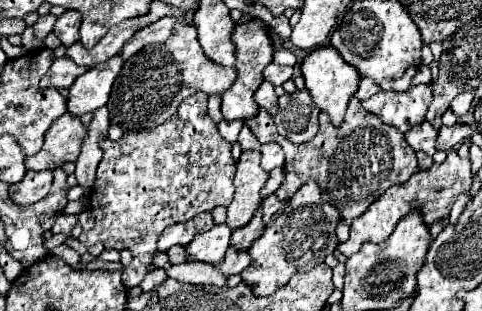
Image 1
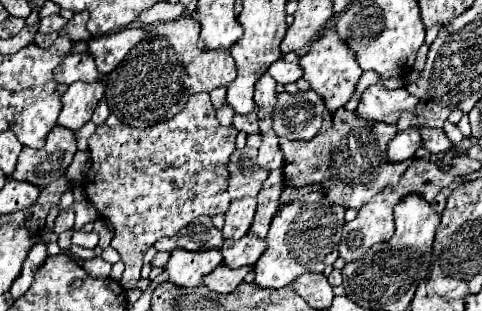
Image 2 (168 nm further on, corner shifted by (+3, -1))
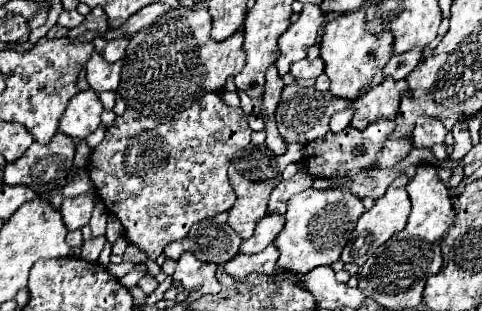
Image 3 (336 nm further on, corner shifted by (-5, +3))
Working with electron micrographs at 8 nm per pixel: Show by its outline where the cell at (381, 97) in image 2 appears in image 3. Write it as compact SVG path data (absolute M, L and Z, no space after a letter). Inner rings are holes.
M388 78L382 84L370 88L366 94L352 102L354 116L350 120L350 126L364 130L370 122L376 122L380 118L394 120L398 114L400 92L406 90L406 86L406 80Z

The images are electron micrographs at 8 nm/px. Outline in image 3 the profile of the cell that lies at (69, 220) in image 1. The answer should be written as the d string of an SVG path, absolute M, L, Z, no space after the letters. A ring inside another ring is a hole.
M80 194L74 198L64 198L60 212L68 230L86 226L90 222L92 208L94 208L94 194Z

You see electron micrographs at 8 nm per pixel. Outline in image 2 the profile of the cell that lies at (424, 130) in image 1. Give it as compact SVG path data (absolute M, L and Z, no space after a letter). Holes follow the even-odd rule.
M410 126L404 132L398 132L394 140L388 144L388 160L400 162L414 156L414 152L422 146L422 136L418 126Z

